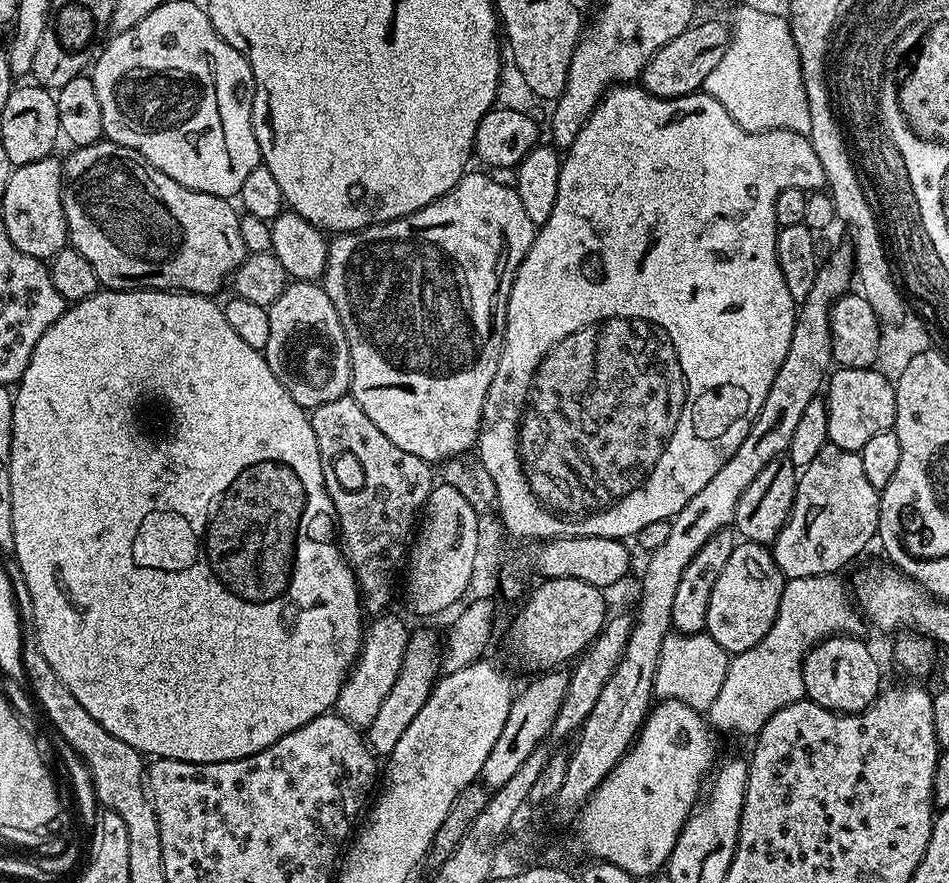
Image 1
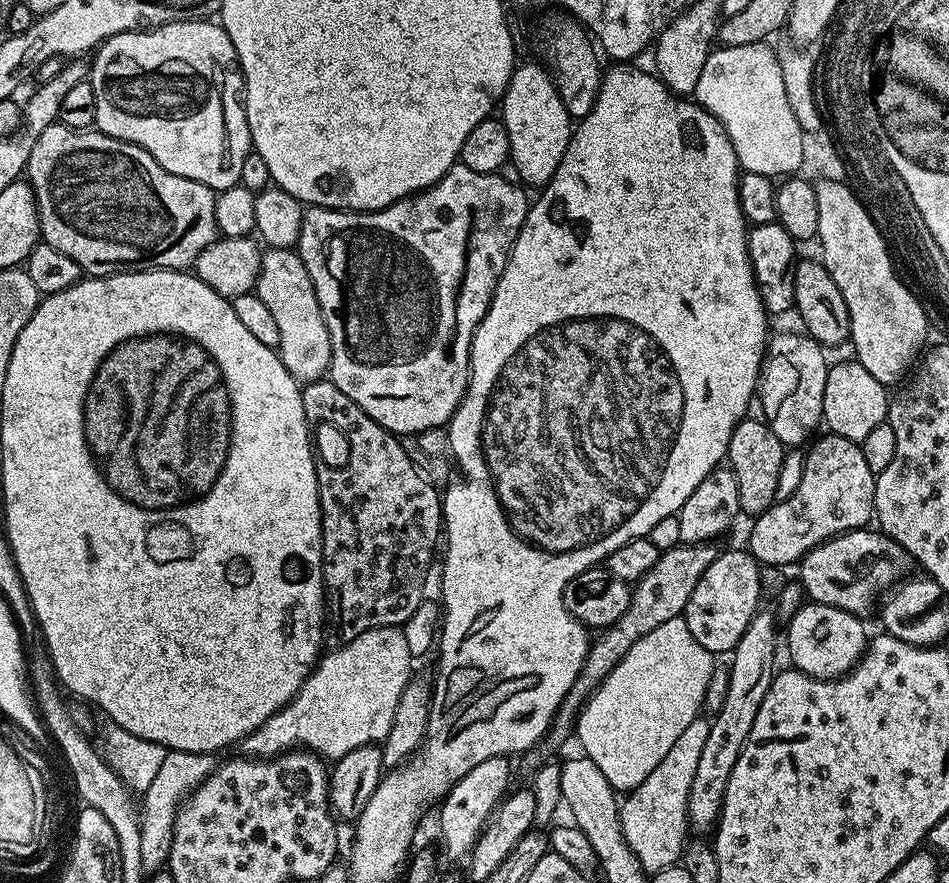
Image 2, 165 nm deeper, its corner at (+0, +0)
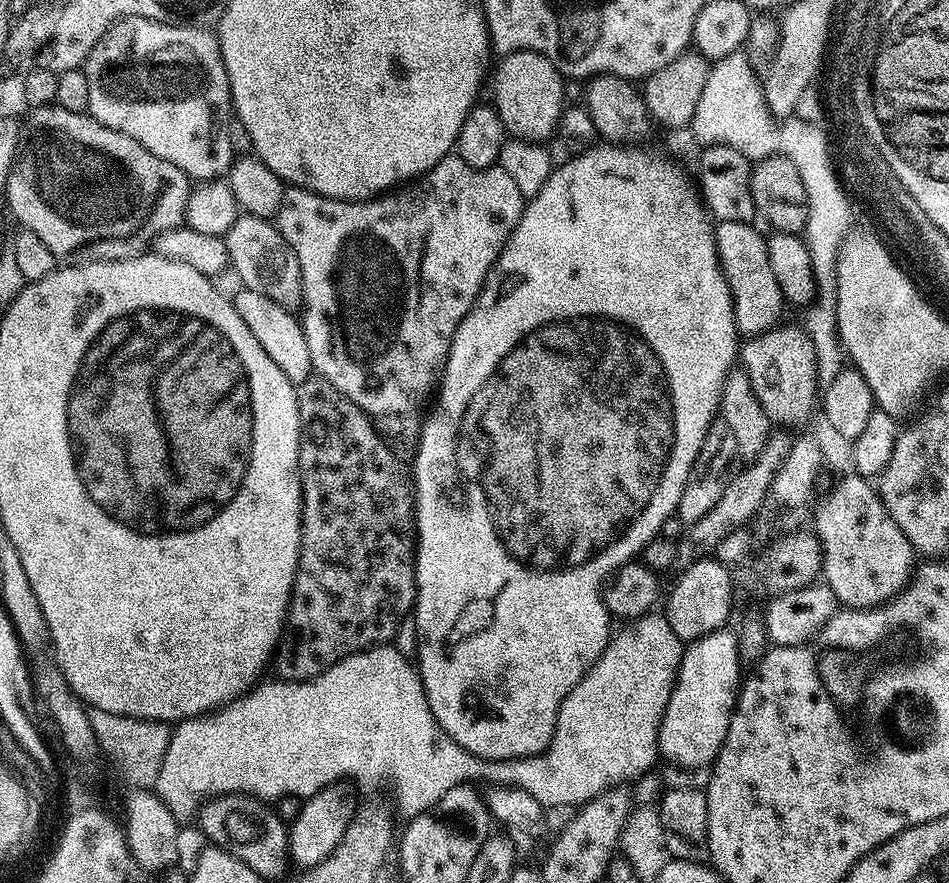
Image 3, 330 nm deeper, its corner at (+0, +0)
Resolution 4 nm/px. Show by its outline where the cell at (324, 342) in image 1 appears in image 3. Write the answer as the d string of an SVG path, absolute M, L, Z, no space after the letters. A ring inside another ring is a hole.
M241 214L234 226L230 226L224 241L231 271L236 271L243 287L258 290L258 294L266 294L266 298L274 298L274 302L278 302L278 306L283 308L296 310L301 307L304 295L298 254L290 250L290 242L282 238L279 228L271 219Z

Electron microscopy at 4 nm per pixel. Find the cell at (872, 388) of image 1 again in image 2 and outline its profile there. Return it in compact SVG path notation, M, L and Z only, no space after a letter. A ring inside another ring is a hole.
M848 358L841 364L833 363L828 369L826 394L822 398L823 423L826 428L828 424L827 431L831 435L863 442L874 426L887 421L889 399L890 392L885 384L878 382L878 378L874 378L874 374L855 358Z

